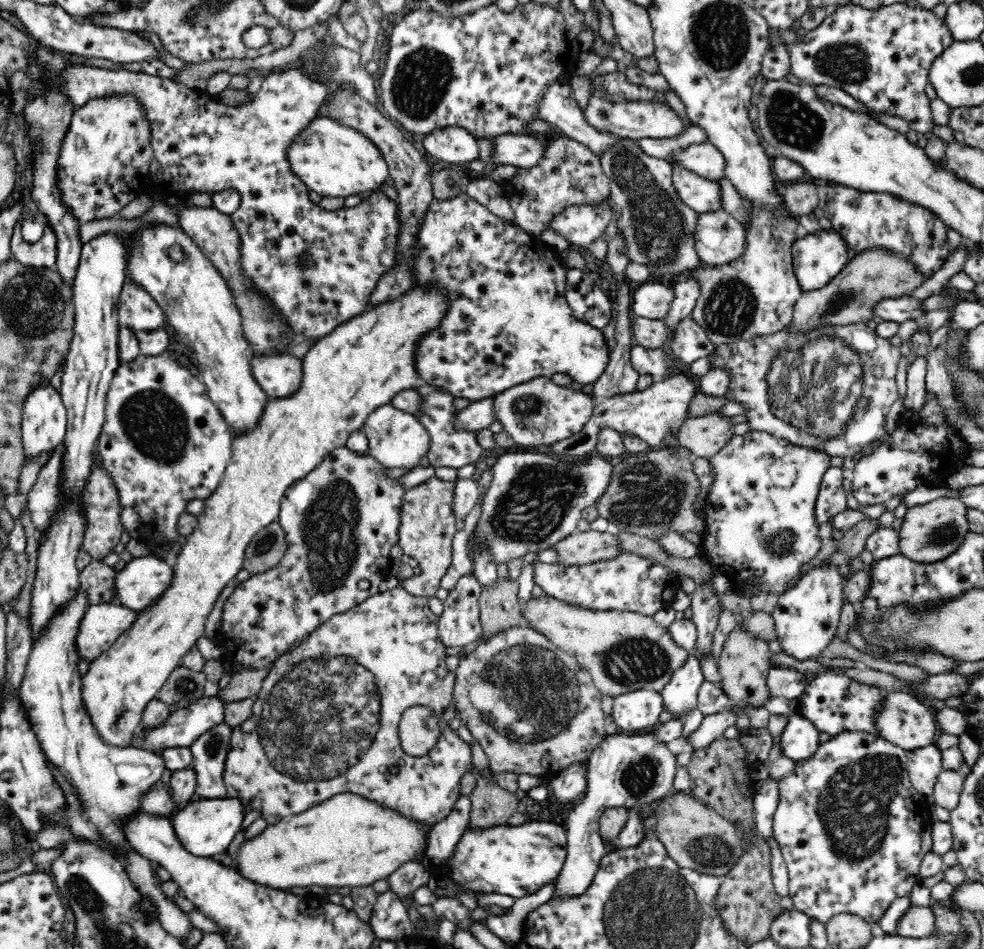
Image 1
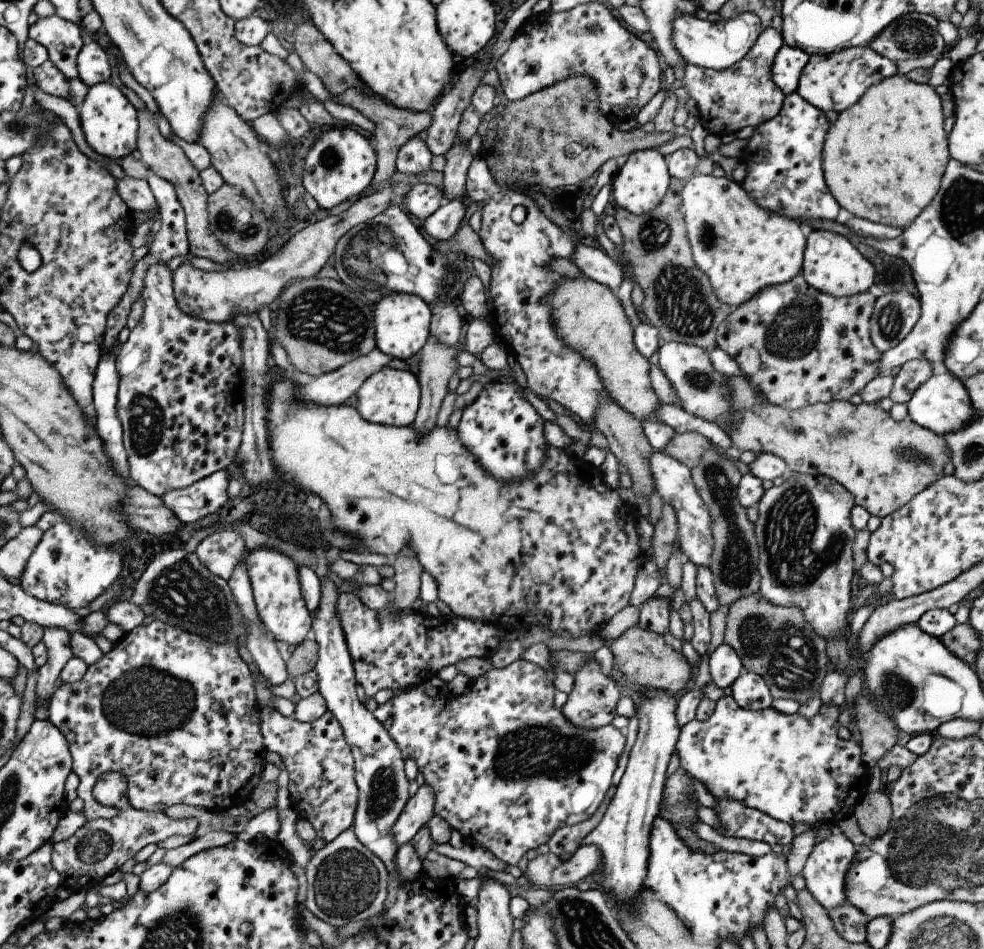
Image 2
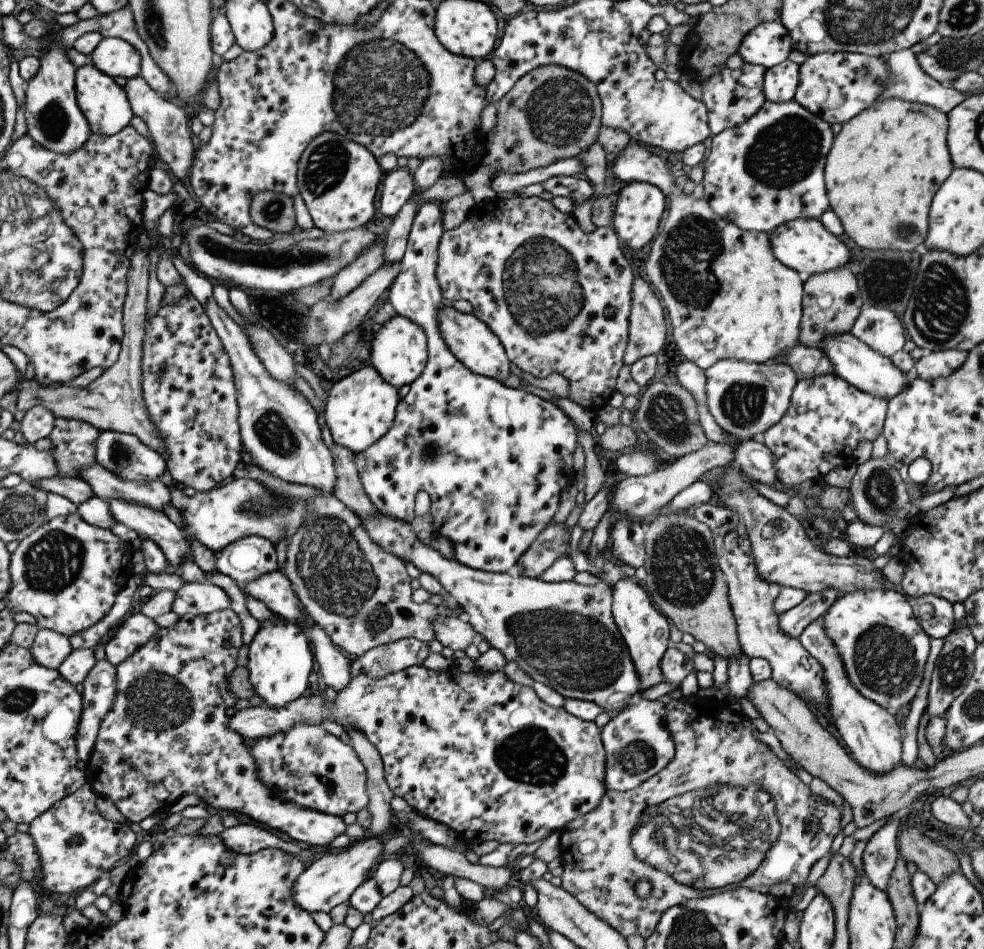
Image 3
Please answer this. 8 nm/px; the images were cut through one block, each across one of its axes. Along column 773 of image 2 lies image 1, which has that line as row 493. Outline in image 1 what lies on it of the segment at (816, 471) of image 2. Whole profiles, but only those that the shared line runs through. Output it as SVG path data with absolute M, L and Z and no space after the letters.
M436 477L430 478L416 488L410 488L404 494L400 515L399 542L397 543L406 556L412 556L418 561L421 573L404 579L401 586L413 596L435 596L440 588L440 579L446 574L446 569L452 560L452 542L456 534L456 517L453 509L455 482L442 481Z

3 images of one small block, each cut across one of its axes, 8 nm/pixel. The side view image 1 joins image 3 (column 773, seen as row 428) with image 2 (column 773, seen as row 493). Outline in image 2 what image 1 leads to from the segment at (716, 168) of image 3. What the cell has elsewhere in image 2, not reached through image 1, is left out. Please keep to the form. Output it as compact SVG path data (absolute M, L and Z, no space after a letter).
M796 92L786 95L780 113L768 123L758 126L748 139L748 146L739 159L749 166L749 173L738 184L759 208L777 216L798 222L836 221L842 209L827 188L821 156L830 128L826 113L806 103Z

